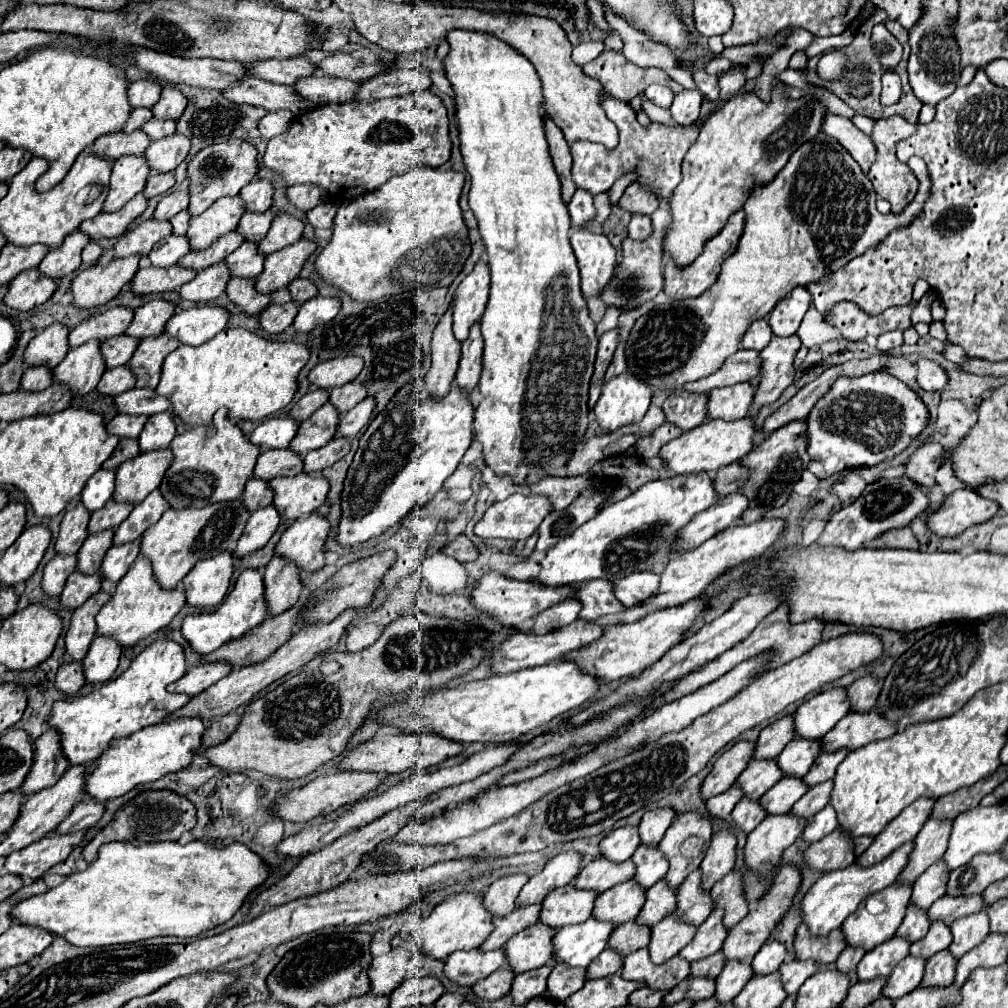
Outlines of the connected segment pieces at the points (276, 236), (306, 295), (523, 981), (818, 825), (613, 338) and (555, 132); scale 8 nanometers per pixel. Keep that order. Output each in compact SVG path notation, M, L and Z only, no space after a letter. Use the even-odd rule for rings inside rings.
M282 214L272 222L272 228L268 230L266 238L258 242L260 254L272 254L276 250L282 250L284 246L290 246L302 238L304 222L296 216Z
M296 278L296 280L292 280L292 284L288 286L288 290L292 294L292 300L298 302L298 304L304 304L306 300L310 300L310 298L314 298L318 294L318 288L308 278Z
M552 964L550 966L540 966L522 974L516 974L510 996L514 998L516 1004L526 1004L530 998L542 996L546 992L546 978L552 972Z
M826 804L824 810L820 810L816 816L812 816L812 820L808 820L806 828L804 828L804 838L806 842L818 842L822 840L822 836L830 834L832 830L836 830L838 824L836 824L836 812L830 804Z
M618 328L606 332L602 338L600 338L600 344L598 344L598 356L596 356L596 368L594 368L594 374L592 374L592 384L590 384L590 398L588 398L588 408L592 410L598 396L600 396L600 390L602 390L602 384L604 384L604 374L606 374L606 368L614 356L614 350L618 346Z
M544 120L546 126L546 140L550 144L550 154L554 160L554 168L556 174L562 182L562 200L568 204L568 200L572 200L572 194L576 190L570 168L572 168L572 154L570 154L570 146L562 136L562 130L552 122L552 120Z

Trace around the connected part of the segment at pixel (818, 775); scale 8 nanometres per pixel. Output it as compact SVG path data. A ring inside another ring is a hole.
M840 750L840 752L824 752L824 754L820 754L818 756L818 760L812 764L812 768L810 768L810 772L802 778L808 786L816 786L816 784L820 784L820 782L824 782L824 780L830 780L830 778L834 778L834 772L836 772L836 768L838 768L838 764L846 758L846 754L848 754L848 750Z

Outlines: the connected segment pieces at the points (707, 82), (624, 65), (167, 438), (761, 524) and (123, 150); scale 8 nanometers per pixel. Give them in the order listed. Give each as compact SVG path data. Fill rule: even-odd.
M694 70L694 82L698 86L698 90L702 92L704 100L716 100L720 94L718 88L718 76L710 76L704 70Z
M604 50L598 58L584 64L582 70L590 76L602 82L608 96L616 100L630 102L634 96L638 96L646 86L660 82L668 84L676 94L682 90L678 82L674 82L664 70L660 68L640 68L624 58L622 52Z
M160 412L146 422L146 426L138 438L140 452L164 450L170 446L174 436L176 436L176 424L174 424L172 412Z
M778 518L772 520L758 520L754 524L732 524L732 528L712 536L710 540L706 540L706 544L702 544L696 550L688 550L678 554L674 560L668 562L668 566L664 568L662 576L660 576L660 588L656 590L656 594L652 594L648 600L644 600L644 604L636 606L636 608L628 608L626 614L620 616L604 616L600 620L596 620L594 624L598 626L610 626L610 624L632 624L644 616L648 616L648 612L654 612L656 608L670 608L670 606L680 606L692 598L696 598L712 580L716 580L720 574L724 574L728 568L734 568L738 564L744 562L752 562L756 558L760 558L764 554L766 548L770 548L776 538L780 536L784 528L784 522Z
M136 130L132 134L126 134L126 132L112 132L112 134L104 134L100 136L94 144L92 144L92 152L98 154L98 156L106 156L110 160L118 160L120 156L126 156L126 154L136 154L136 156L142 156L144 150L148 148L150 144L150 138L146 132L142 130Z

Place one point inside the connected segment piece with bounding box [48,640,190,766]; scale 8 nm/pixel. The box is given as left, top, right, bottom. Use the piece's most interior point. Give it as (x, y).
(137, 698)

